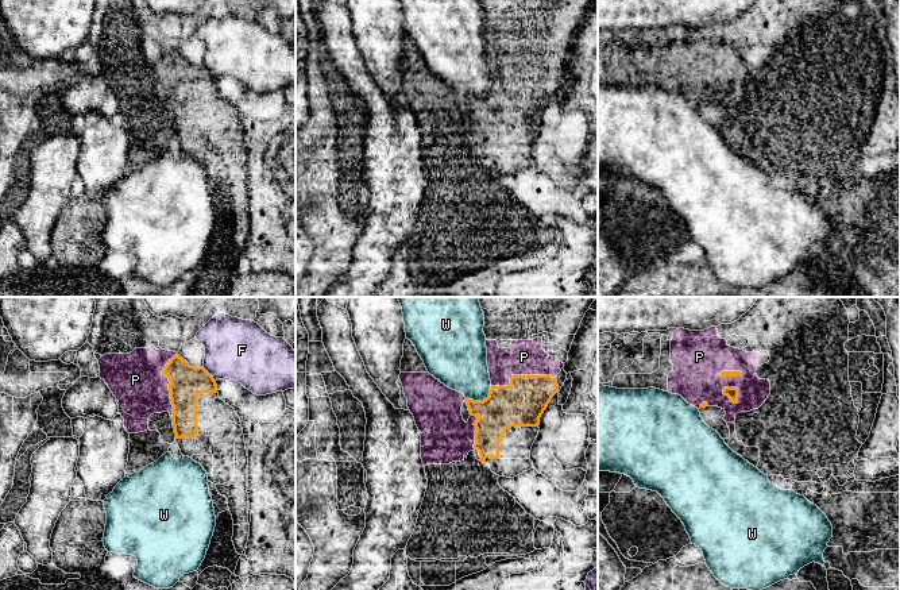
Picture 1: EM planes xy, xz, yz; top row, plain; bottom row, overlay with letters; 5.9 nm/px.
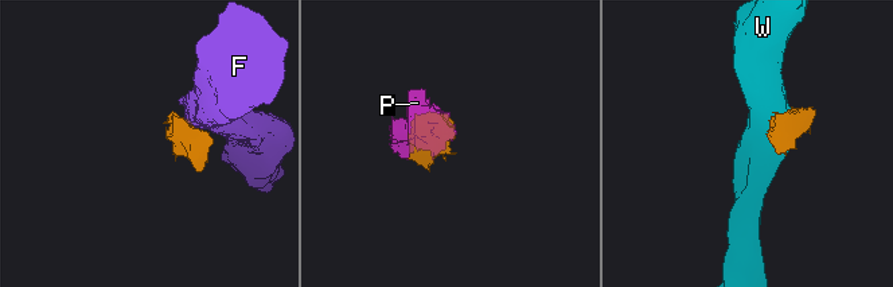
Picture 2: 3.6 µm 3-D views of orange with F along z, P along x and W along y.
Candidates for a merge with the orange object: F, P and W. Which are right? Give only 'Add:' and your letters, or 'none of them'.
Add: P

